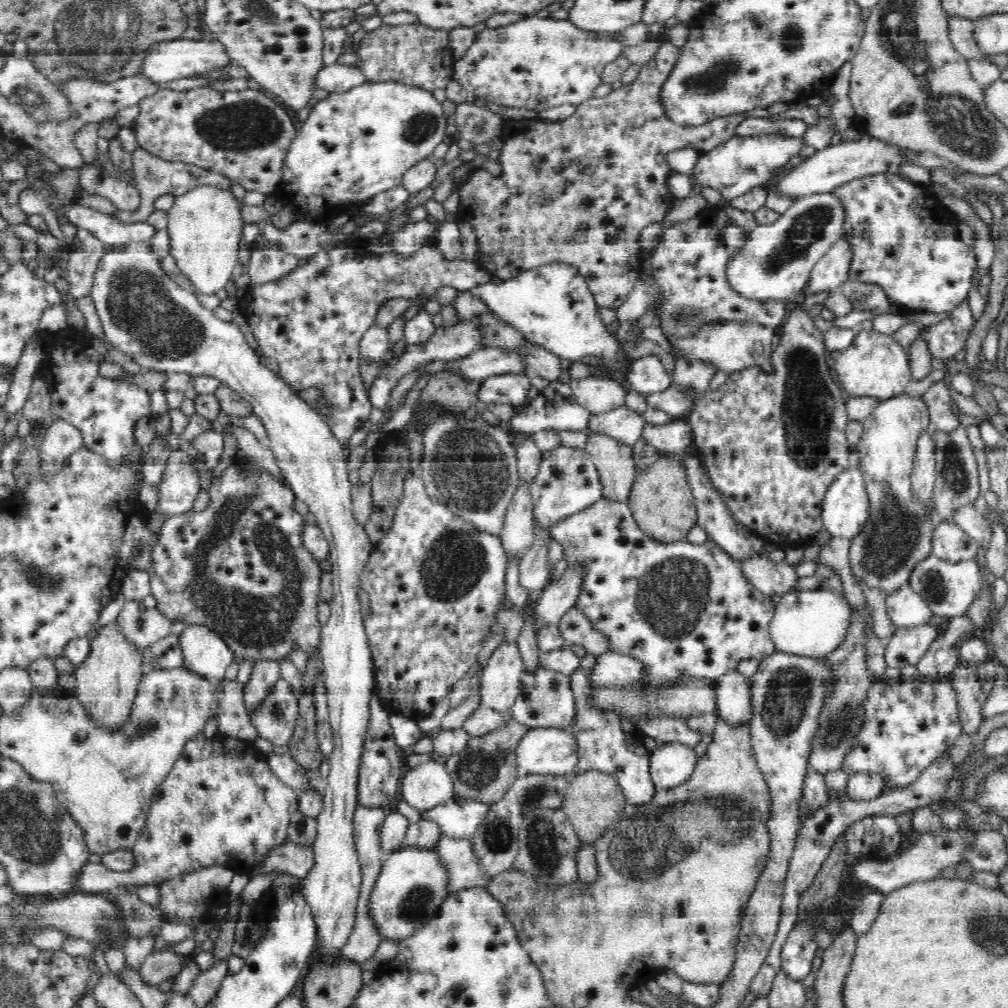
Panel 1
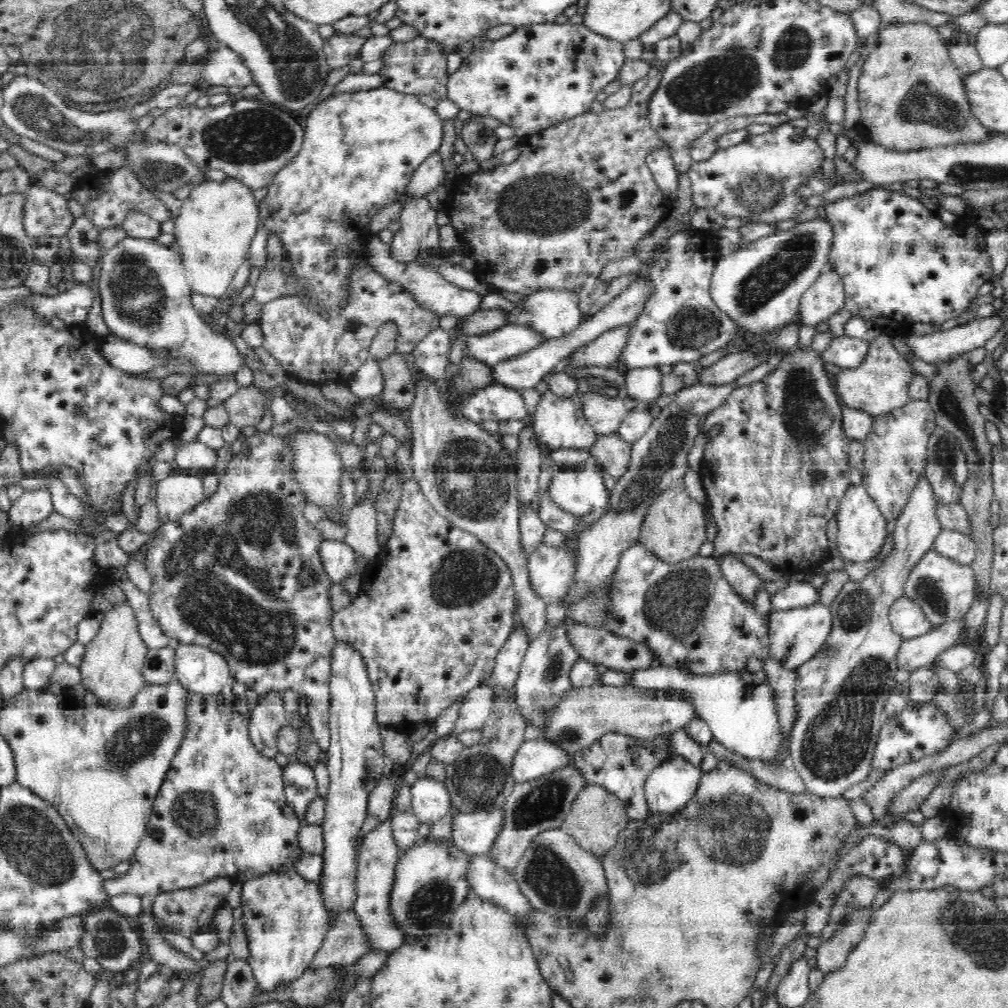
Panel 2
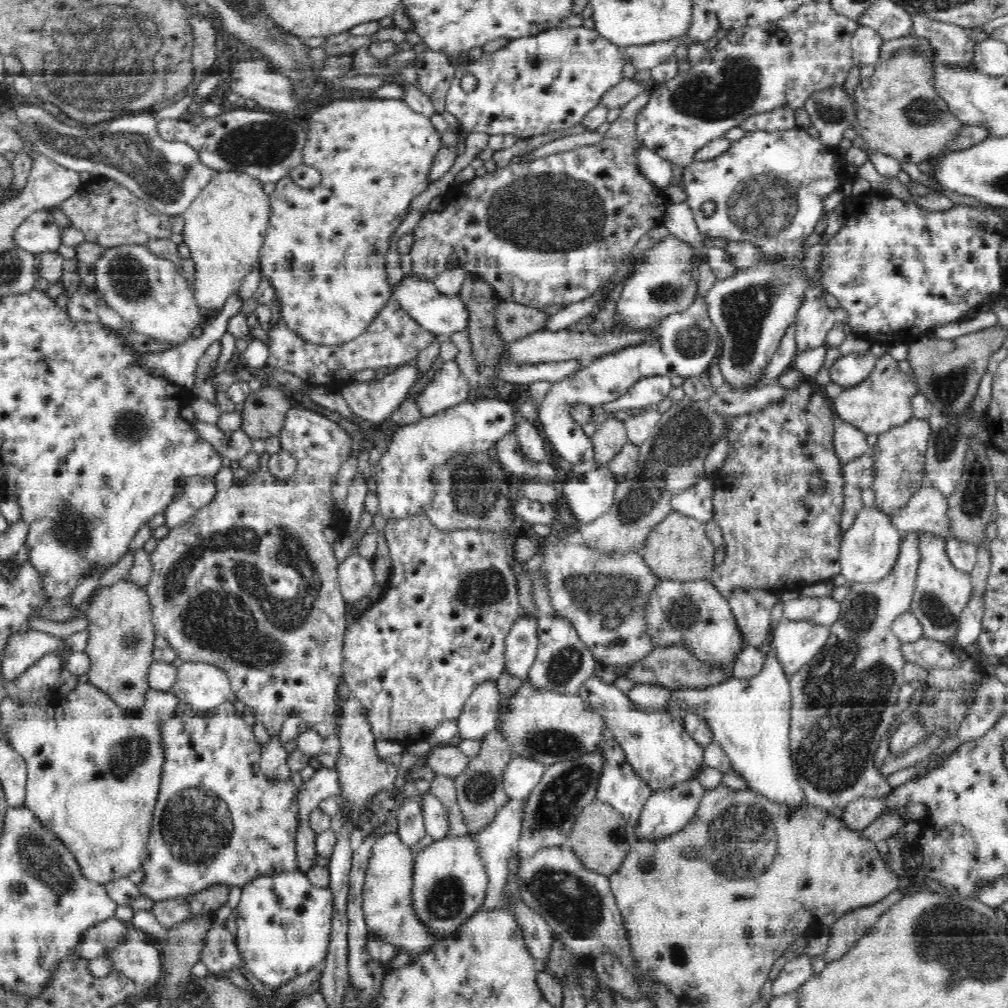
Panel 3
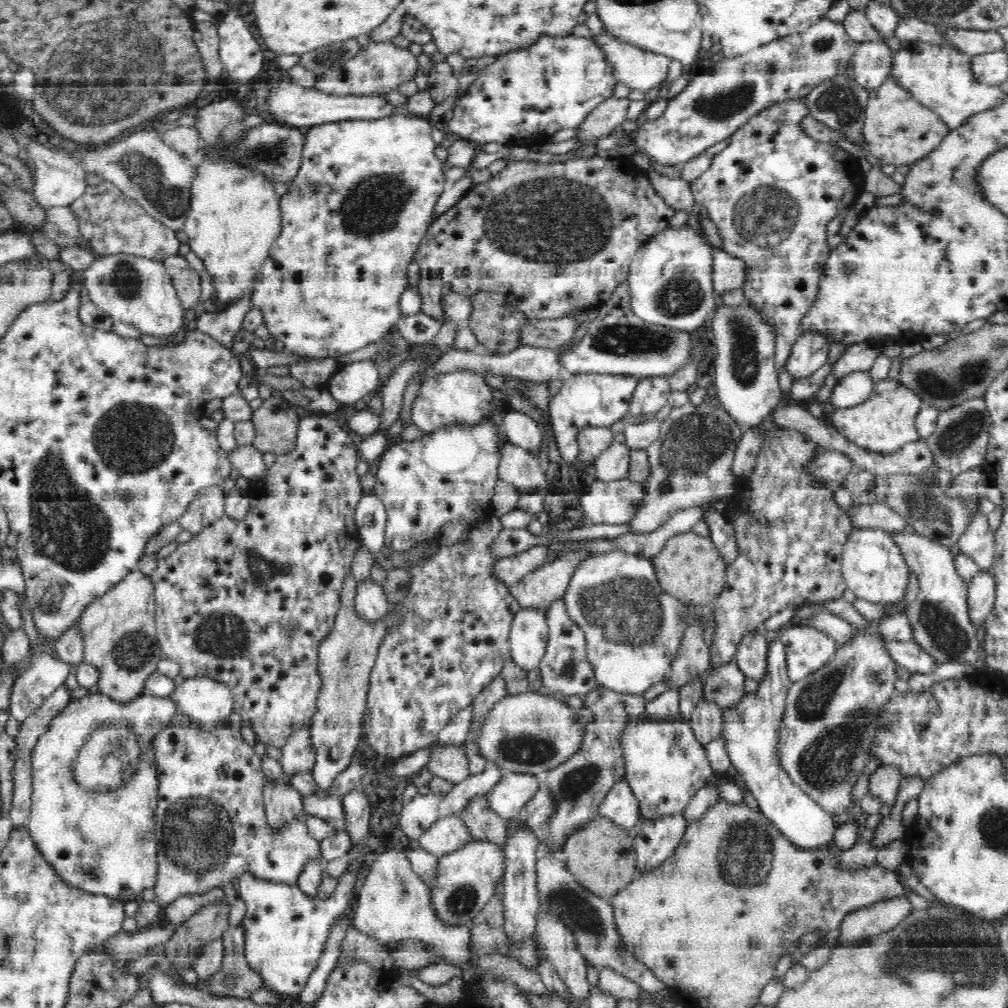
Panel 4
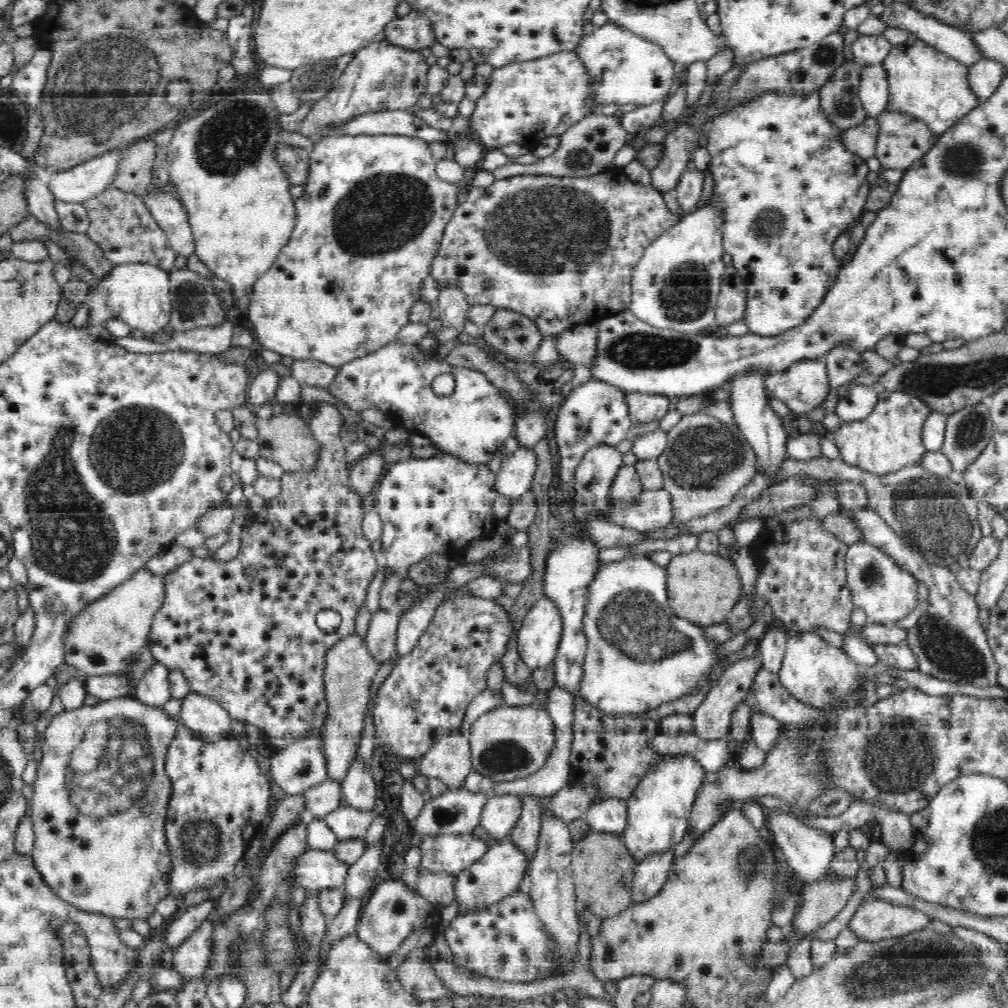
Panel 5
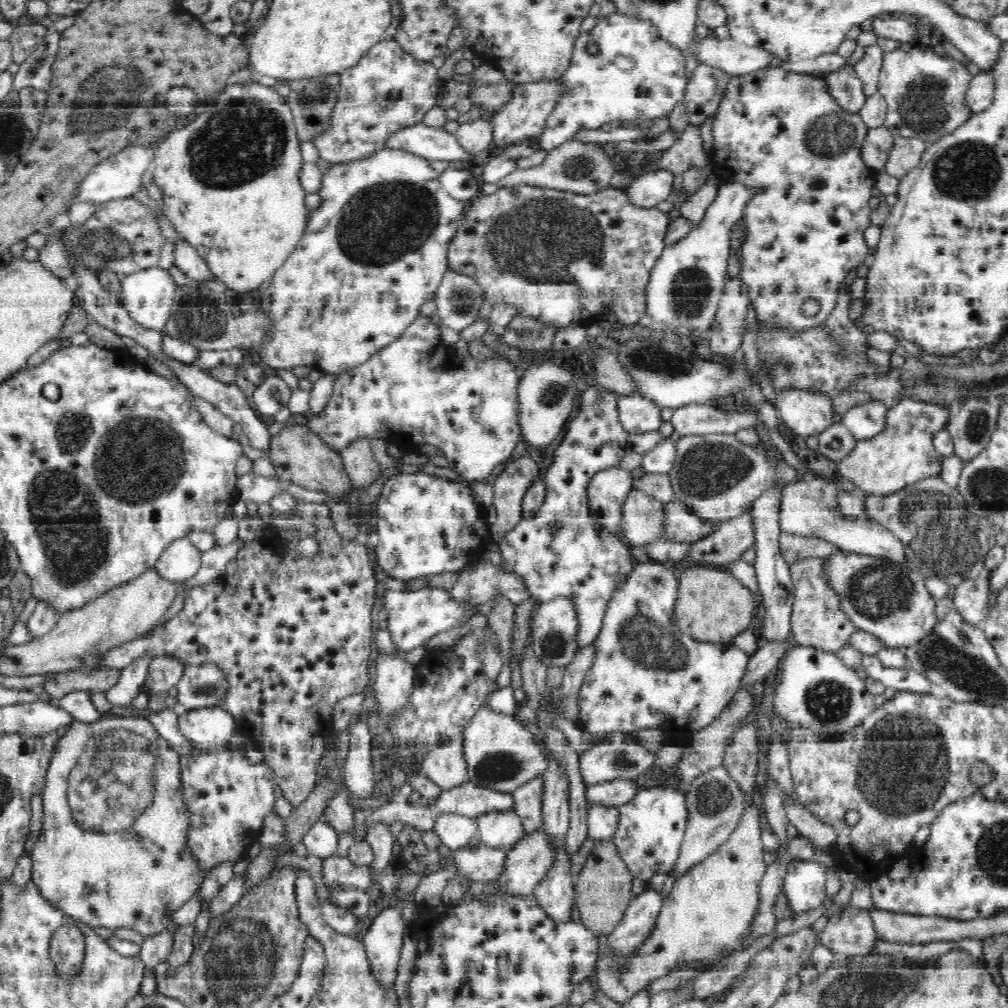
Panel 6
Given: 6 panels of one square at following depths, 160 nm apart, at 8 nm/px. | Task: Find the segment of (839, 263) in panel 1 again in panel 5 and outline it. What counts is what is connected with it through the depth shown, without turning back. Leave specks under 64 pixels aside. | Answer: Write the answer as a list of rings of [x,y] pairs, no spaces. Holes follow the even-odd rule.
[[[822,358],[797,360],[786,370],[772,372],[765,380],[768,398],[782,400],[790,412],[794,412],[798,416],[809,416],[812,411],[820,409],[827,394],[832,390],[830,389],[826,363]]]

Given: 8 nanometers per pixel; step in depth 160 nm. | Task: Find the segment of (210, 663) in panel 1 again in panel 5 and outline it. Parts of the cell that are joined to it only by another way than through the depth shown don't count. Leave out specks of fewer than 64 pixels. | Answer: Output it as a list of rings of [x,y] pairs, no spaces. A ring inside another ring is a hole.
[[[190,691],[182,699],[180,721],[194,731],[194,737],[208,744],[231,735],[232,718],[222,705],[197,692]]]

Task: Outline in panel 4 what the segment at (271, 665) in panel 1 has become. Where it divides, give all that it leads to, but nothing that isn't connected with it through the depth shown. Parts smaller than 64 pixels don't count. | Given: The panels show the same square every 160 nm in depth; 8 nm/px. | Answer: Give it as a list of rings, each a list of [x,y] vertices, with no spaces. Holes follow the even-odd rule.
[[[287,781],[265,782],[264,802],[266,820],[270,823],[271,832],[280,832],[290,826],[290,822],[308,818],[305,812],[303,796]]]

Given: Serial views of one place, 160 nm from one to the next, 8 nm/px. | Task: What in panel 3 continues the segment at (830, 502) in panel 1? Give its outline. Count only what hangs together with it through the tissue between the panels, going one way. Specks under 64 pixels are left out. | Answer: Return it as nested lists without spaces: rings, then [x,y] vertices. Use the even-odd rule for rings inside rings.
[[[863,505],[852,526],[842,535],[839,563],[847,584],[878,584],[892,574],[902,548],[902,534],[891,518],[876,508]]]

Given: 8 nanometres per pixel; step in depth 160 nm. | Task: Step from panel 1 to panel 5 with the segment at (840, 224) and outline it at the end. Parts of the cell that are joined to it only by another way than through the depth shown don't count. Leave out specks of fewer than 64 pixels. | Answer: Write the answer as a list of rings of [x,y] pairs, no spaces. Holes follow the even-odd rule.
[[[751,373],[744,377],[737,377],[728,388],[730,392],[728,402],[734,414],[735,425],[757,456],[757,465],[759,469],[765,471],[765,476],[769,486],[774,488],[780,486],[786,478],[784,475],[780,477],[780,470],[784,466],[784,462],[788,460],[785,453],[785,444],[789,440],[786,430],[782,425],[782,419],[770,407],[770,398],[768,398],[766,389],[766,377]]]

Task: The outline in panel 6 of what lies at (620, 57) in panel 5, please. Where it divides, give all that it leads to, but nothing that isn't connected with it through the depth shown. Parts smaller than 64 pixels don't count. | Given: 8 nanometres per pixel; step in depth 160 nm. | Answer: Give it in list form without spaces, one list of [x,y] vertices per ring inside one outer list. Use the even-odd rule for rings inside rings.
[[[612,13],[607,17],[598,17],[597,24],[591,31],[584,31],[576,38],[572,62],[559,80],[559,100],[555,102],[554,110],[550,112],[546,126],[541,133],[539,145],[542,149],[551,151],[560,146],[565,140],[584,129],[597,129],[604,122],[632,122],[634,118],[642,116],[642,122],[654,122],[660,116],[668,116],[678,100],[684,99],[684,88],[687,87],[686,70],[684,70],[684,56],[677,46],[670,45],[662,38],[650,20],[633,16],[628,13]],[[588,44],[598,45],[598,52],[592,56],[588,52]],[[626,56],[633,61],[633,67],[622,71],[614,65],[614,59]]]

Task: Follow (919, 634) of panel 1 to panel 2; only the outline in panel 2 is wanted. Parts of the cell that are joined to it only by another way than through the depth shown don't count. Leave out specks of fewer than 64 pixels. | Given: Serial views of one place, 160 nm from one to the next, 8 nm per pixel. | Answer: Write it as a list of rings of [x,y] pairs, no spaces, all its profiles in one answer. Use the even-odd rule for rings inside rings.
[[[963,618],[942,624],[941,627],[928,629],[914,638],[903,639],[898,654],[902,670],[916,670],[938,658],[944,650],[961,642],[965,624]]]

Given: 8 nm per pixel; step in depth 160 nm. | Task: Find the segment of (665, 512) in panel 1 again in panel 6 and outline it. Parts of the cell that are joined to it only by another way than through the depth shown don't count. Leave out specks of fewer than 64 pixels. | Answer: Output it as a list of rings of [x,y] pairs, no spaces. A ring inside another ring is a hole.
[[[694,565],[682,567],[677,573],[680,577],[680,596],[674,607],[675,622],[691,640],[717,646],[732,645],[733,638],[739,632],[752,629],[750,622],[755,615],[761,618],[761,604],[757,604],[752,591],[729,570]]]

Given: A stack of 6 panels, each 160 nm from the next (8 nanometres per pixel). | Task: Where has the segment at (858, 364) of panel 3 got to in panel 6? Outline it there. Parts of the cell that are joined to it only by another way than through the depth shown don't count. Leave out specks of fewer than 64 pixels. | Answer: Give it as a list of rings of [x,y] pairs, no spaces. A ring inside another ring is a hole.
[[[872,400],[851,407],[841,418],[852,436],[858,439],[871,439],[885,427],[887,406]]]

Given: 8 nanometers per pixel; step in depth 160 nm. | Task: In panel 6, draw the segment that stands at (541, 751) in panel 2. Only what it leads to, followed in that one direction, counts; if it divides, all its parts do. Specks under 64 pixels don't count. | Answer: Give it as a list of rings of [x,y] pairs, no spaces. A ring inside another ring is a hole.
[[[514,810],[486,811],[474,822],[478,825],[477,836],[488,847],[508,850],[525,837],[521,818]]]

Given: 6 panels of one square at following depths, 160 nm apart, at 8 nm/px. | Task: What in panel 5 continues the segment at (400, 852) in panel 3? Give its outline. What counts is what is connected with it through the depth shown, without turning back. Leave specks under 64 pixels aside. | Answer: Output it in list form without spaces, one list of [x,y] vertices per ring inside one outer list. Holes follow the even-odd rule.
[[[400,876],[390,877],[372,891],[370,899],[362,908],[362,915],[359,916],[357,924],[357,937],[382,958],[382,962],[388,962],[388,956],[397,950],[412,932],[431,925],[434,910],[434,906],[418,894],[415,888],[410,889],[404,879]]]

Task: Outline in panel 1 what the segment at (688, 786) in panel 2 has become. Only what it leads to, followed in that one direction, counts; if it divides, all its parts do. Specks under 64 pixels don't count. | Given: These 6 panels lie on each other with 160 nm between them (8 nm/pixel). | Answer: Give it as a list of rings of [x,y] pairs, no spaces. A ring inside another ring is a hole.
[[[661,744],[652,752],[650,769],[656,791],[682,786],[694,773],[698,754],[686,744]]]

